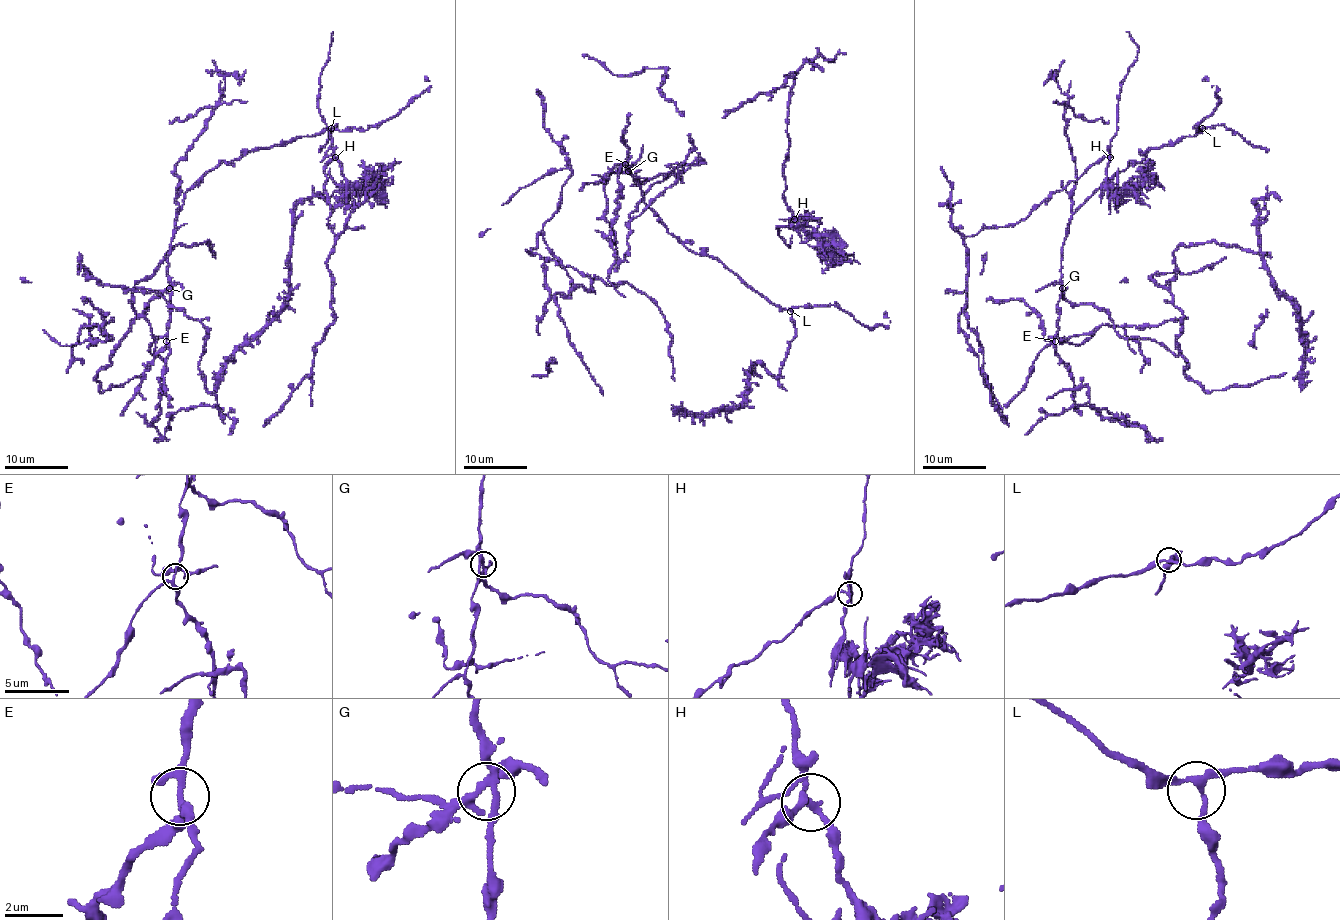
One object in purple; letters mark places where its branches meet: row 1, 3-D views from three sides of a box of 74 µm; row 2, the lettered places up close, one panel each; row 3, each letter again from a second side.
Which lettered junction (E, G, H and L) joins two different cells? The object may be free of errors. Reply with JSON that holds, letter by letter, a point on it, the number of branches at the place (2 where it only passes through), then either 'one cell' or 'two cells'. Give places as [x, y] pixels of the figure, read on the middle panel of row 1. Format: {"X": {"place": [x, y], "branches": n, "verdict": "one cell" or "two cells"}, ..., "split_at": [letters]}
{"E": {"place": [625, 164], "branches": 4, "verdict": "one cell"}, "G": {"place": [628, 171], "branches": 4, "verdict": "one cell"}, "H": {"place": [794, 219], "branches": 4, "verdict": "two cells"}, "L": {"place": [790, 311], "branches": 3, "verdict": "one cell"}, "split_at": ["H"]}

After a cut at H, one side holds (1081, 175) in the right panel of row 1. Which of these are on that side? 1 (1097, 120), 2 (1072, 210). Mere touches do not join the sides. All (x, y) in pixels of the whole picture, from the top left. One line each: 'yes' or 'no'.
1: yes
2: yes

